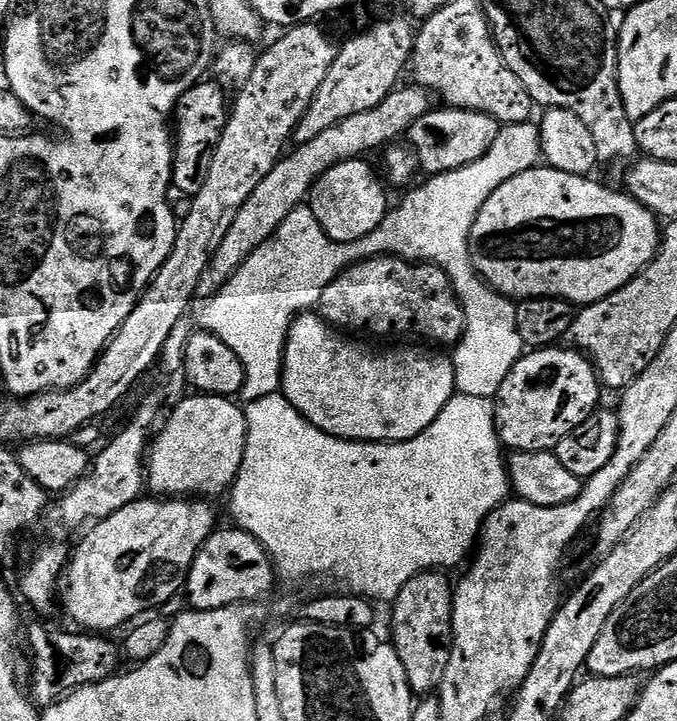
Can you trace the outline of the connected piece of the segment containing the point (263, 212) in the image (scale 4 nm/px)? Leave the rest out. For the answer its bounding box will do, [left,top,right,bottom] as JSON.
[196,86,433,302]

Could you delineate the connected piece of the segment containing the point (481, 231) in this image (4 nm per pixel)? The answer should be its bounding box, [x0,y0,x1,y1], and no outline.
[468,166,661,306]

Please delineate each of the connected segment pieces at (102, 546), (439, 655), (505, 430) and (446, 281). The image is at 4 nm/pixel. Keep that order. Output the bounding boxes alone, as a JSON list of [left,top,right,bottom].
[[62,498,217,634],[391,571,453,698],[496,346,602,452],[318,254,466,346]]

